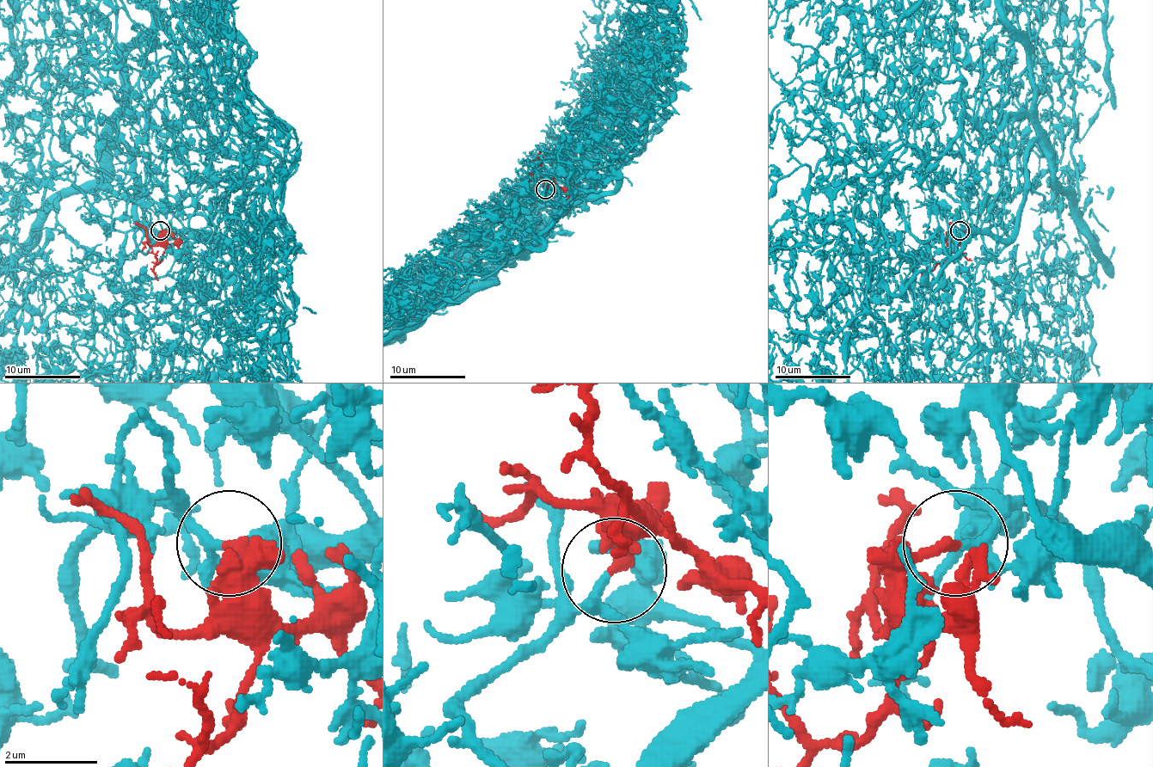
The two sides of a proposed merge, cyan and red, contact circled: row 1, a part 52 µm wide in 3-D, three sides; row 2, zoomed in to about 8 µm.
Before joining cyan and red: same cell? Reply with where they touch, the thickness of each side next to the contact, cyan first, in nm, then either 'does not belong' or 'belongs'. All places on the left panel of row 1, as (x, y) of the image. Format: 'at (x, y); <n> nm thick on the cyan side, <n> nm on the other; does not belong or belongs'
at (160, 230); 130 nm thick on the cyan side, 260 nm on the other; belongs

